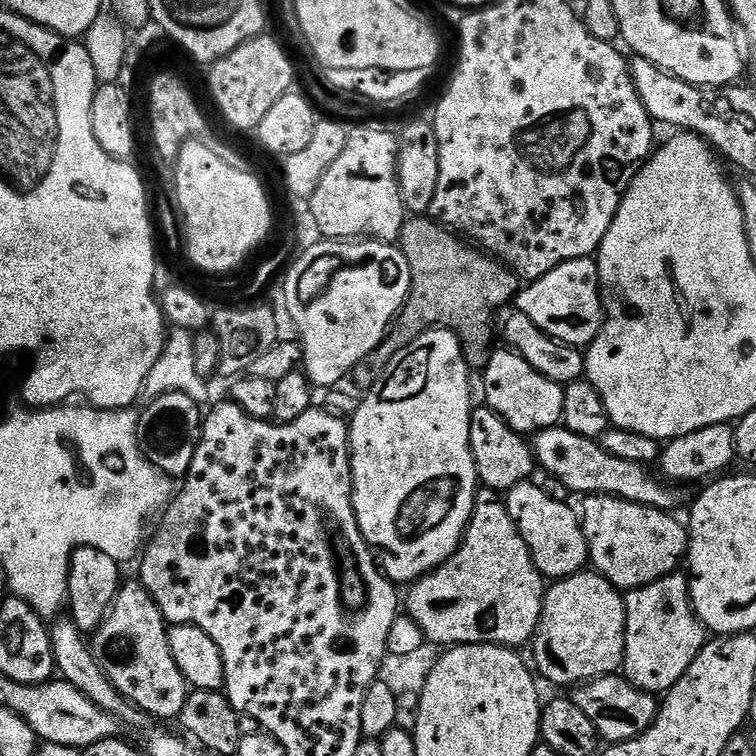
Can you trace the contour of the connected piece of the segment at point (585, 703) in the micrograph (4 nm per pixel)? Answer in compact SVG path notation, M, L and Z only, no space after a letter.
M623 675L600 676L596 680L589 680L588 683L579 685L573 692L576 693L571 693L570 699L576 703L578 710L582 710L586 714L586 718L590 718L590 722L594 722L601 741L607 742L609 745L621 744L624 740L632 740L636 736L641 736L656 720L657 697L653 693L636 688Z

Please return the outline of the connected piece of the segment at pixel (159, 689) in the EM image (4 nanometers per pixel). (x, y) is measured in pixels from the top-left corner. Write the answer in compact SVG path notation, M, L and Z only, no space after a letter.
M139 582L121 583L120 592L115 602L108 609L108 614L99 628L90 636L90 647L98 666L106 670L106 678L114 682L116 689L122 693L131 704L147 712L149 717L160 720L175 721L179 717L182 706L186 706L186 698L190 691L188 680L178 670L178 662L174 662L174 654L170 650L168 641L169 625L164 619L162 610L154 602L154 598L146 591L144 585Z

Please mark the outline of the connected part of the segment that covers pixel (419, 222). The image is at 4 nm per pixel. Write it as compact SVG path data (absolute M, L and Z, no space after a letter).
M431 218L405 219L398 246L406 254L406 262L410 262L412 285L388 335L352 369L350 380L361 390L373 388L394 354L410 346L429 328L449 328L460 339L469 369L482 370L494 351L492 339L498 336L500 310L515 301L522 287L520 277Z

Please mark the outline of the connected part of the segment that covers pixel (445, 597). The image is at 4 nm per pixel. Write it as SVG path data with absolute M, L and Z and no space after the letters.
M481 487L460 547L445 564L407 589L406 612L418 622L425 641L443 646L502 644L520 650L536 635L545 591L545 577L534 566L501 493Z

